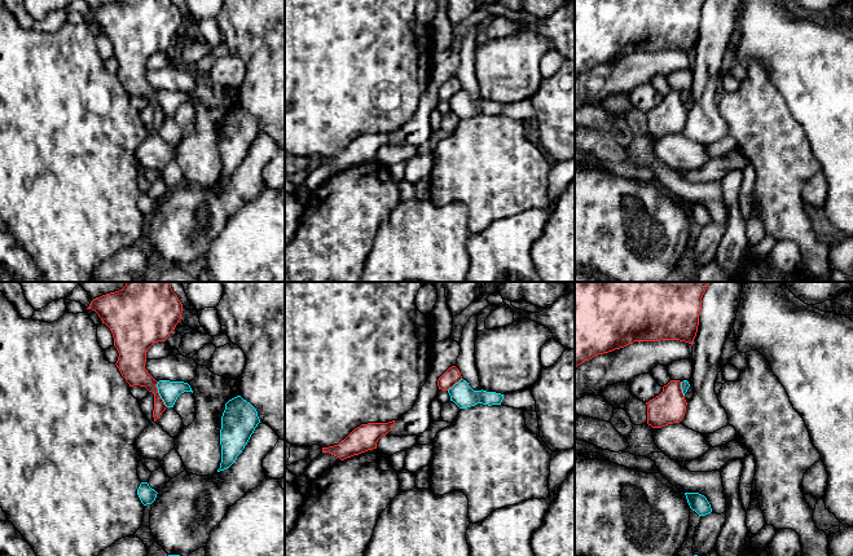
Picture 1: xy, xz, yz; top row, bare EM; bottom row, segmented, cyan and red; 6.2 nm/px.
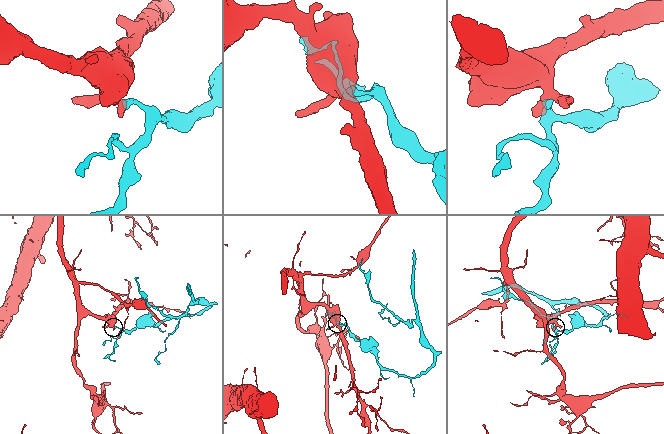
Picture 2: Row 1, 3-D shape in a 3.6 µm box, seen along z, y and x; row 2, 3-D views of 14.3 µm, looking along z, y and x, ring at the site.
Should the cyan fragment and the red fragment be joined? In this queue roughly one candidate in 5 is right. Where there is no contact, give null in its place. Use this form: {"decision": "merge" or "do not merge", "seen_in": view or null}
{"decision": "do not merge", "seen_in": "xy"}

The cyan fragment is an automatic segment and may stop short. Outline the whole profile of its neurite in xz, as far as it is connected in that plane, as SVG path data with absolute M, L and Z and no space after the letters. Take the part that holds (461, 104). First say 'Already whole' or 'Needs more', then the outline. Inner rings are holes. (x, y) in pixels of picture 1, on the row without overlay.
Already whole. M461 89L452 98L448 100L450 111L453 111L460 119L467 119L478 114L483 115L501 115L504 105L487 101L474 101L469 93Z

